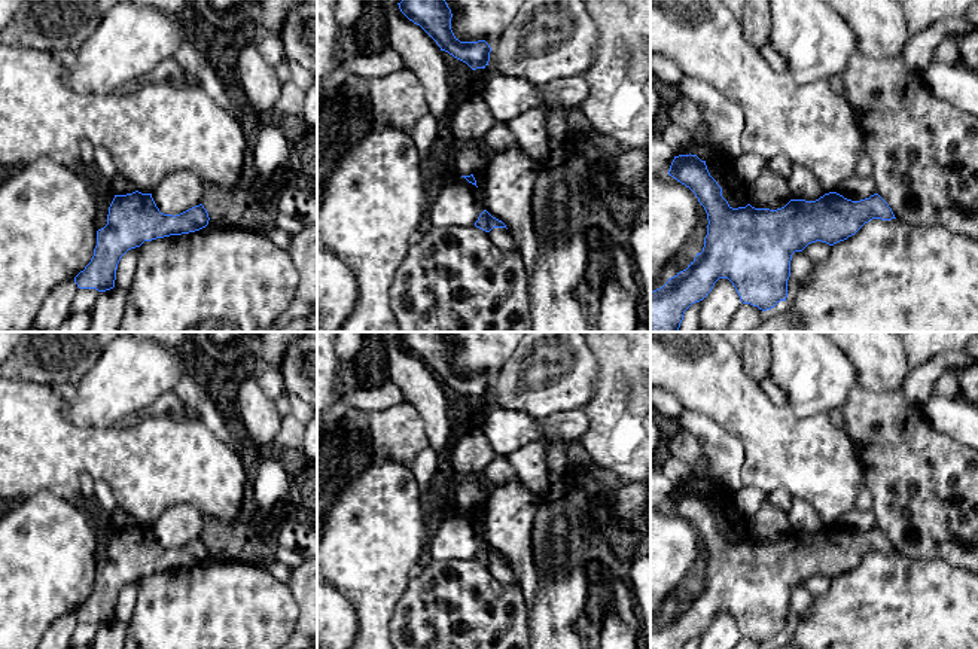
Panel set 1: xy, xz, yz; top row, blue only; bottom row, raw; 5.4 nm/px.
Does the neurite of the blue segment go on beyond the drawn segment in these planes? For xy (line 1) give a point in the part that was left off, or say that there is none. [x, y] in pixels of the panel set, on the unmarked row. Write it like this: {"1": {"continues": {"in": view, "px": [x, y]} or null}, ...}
{"1": {"continues": null}}

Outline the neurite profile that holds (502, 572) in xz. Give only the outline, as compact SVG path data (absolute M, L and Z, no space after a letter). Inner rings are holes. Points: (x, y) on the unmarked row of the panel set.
M493 561L488 572L502 585L520 585L518 578L506 561Z

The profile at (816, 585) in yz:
M822 575L808 578L802 584L811 595L823 595L829 591L831 579Z

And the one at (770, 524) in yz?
M767 497L759 512L749 521L747 533L755 542L777 543L784 540L792 528L787 514L773 506Z

